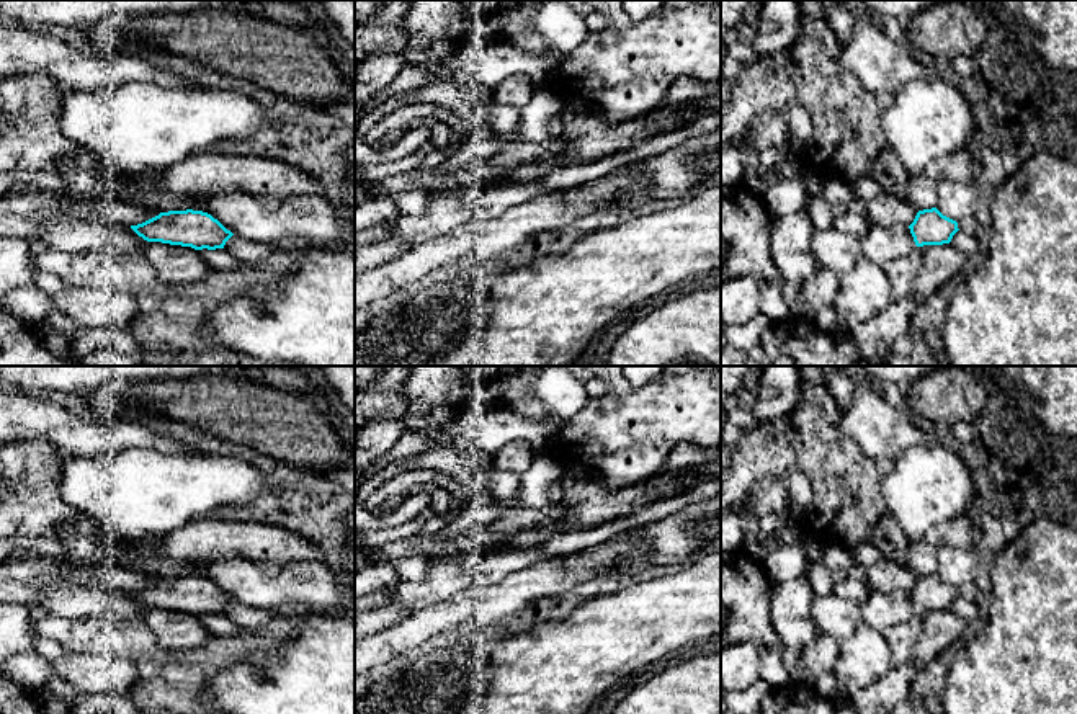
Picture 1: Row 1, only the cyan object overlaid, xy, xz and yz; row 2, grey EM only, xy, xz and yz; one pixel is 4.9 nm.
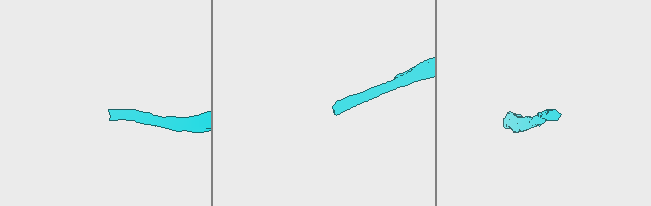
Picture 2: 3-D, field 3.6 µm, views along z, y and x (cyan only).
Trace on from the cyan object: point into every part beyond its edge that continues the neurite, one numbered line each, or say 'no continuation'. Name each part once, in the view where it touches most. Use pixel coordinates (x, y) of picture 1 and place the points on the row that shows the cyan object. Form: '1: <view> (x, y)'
no continuation

